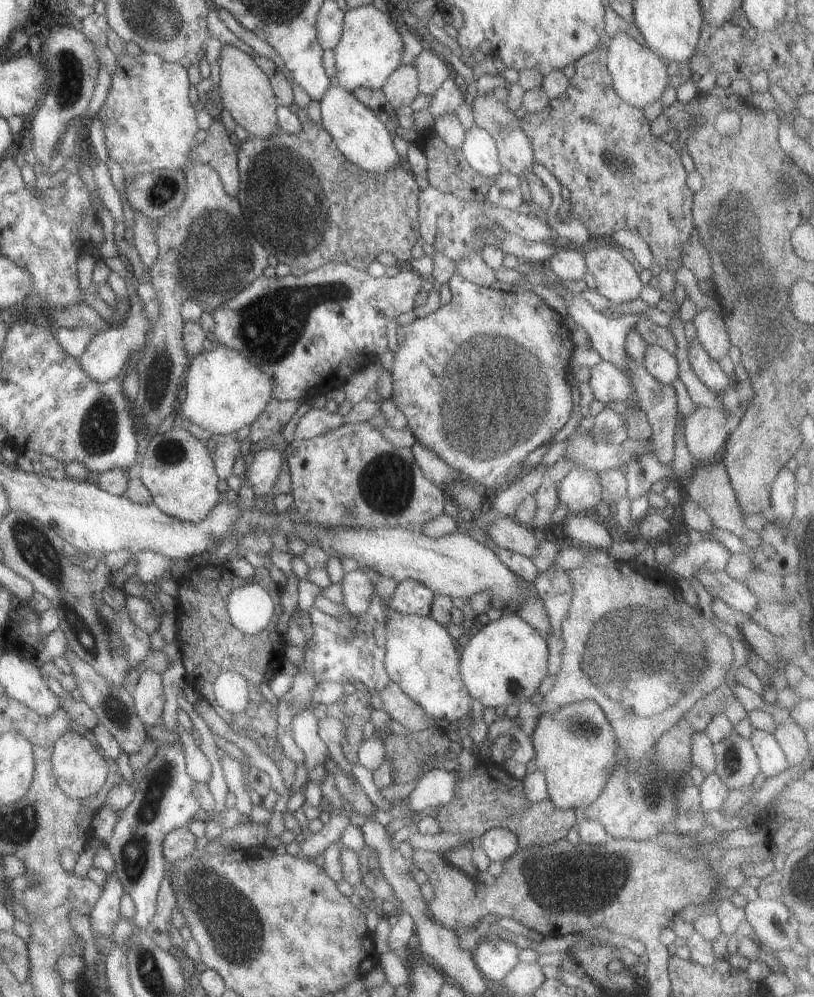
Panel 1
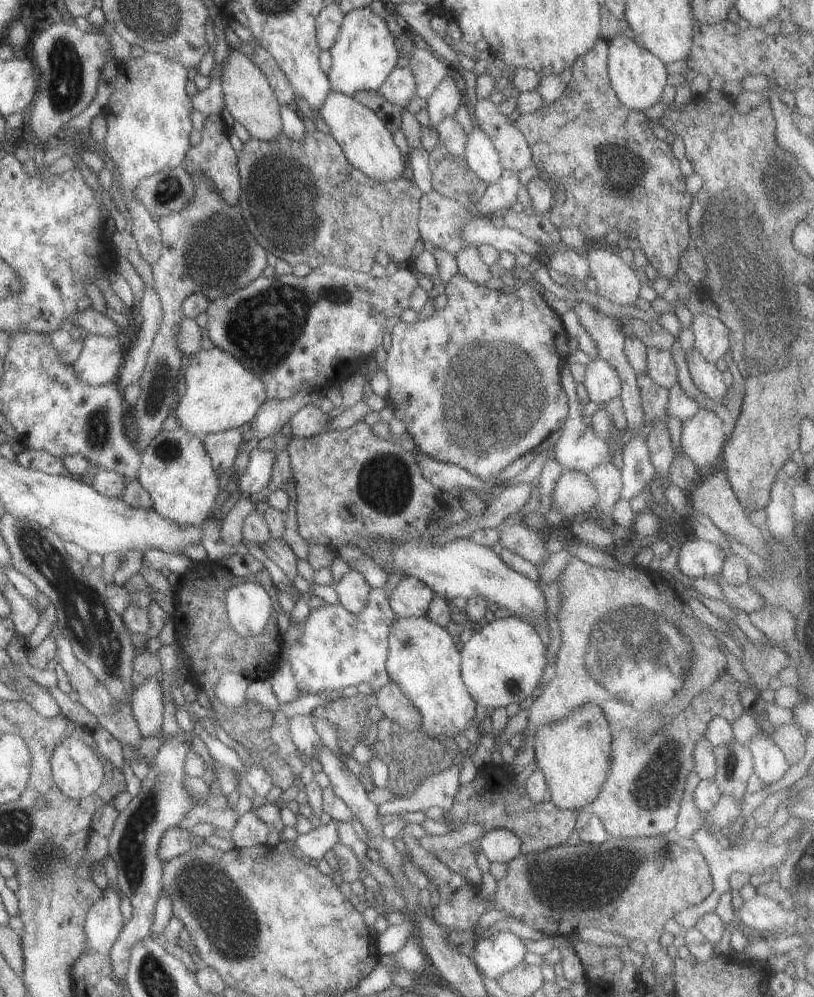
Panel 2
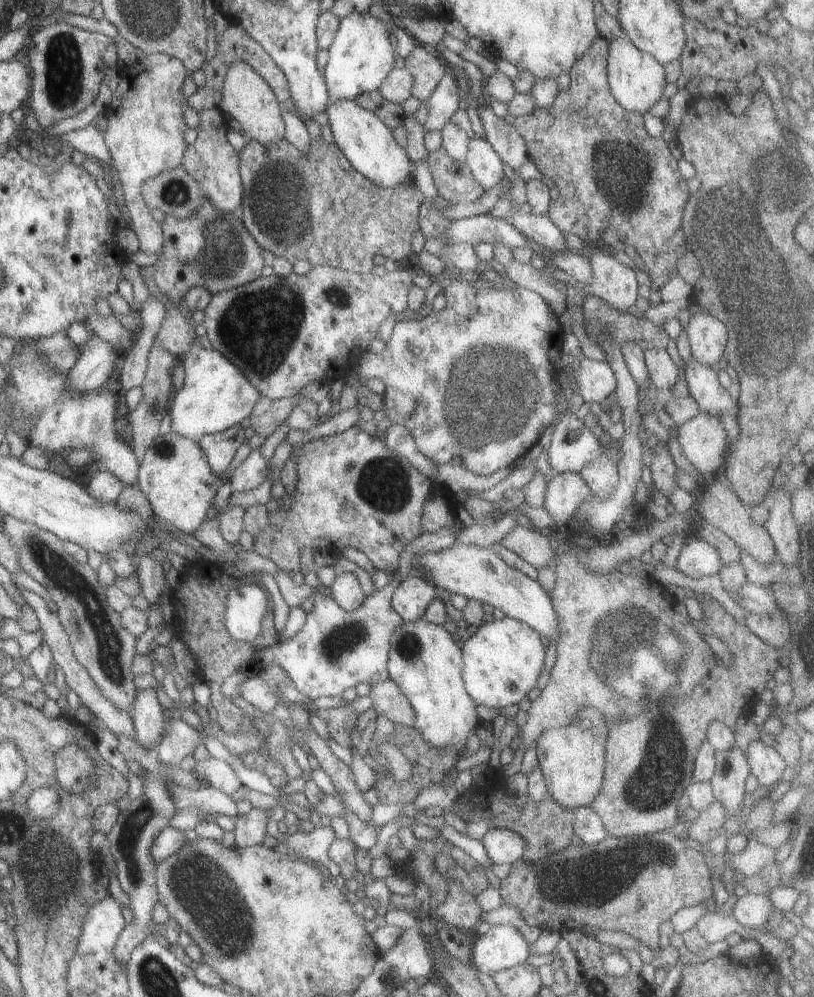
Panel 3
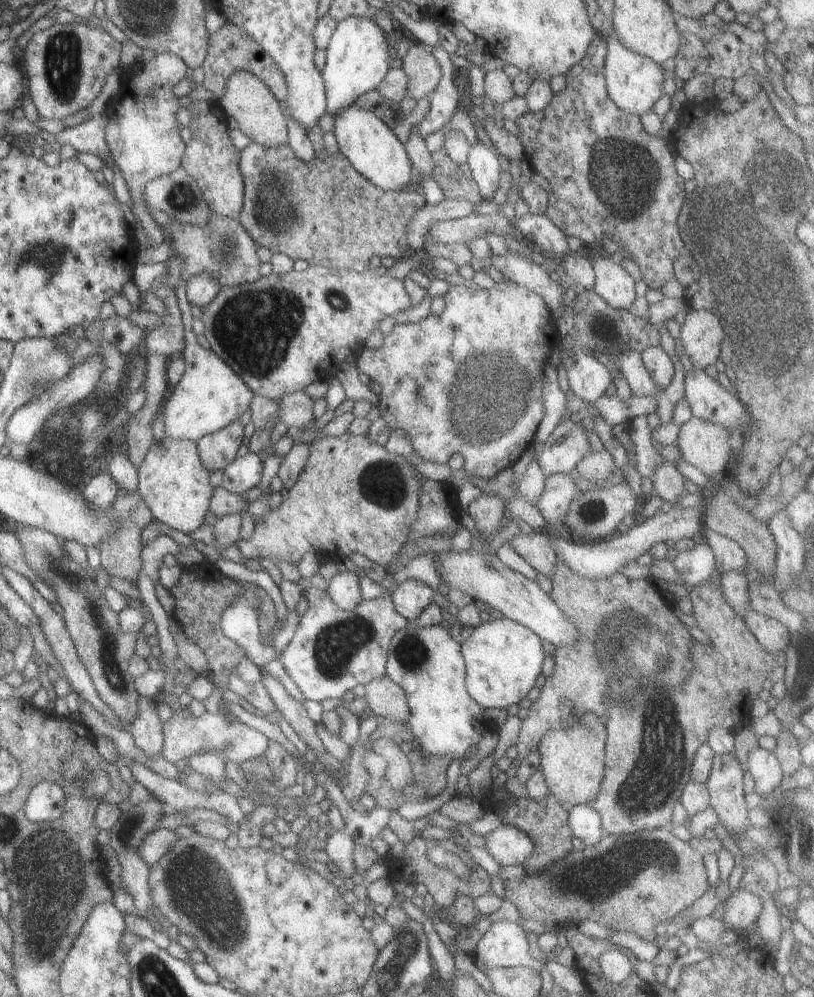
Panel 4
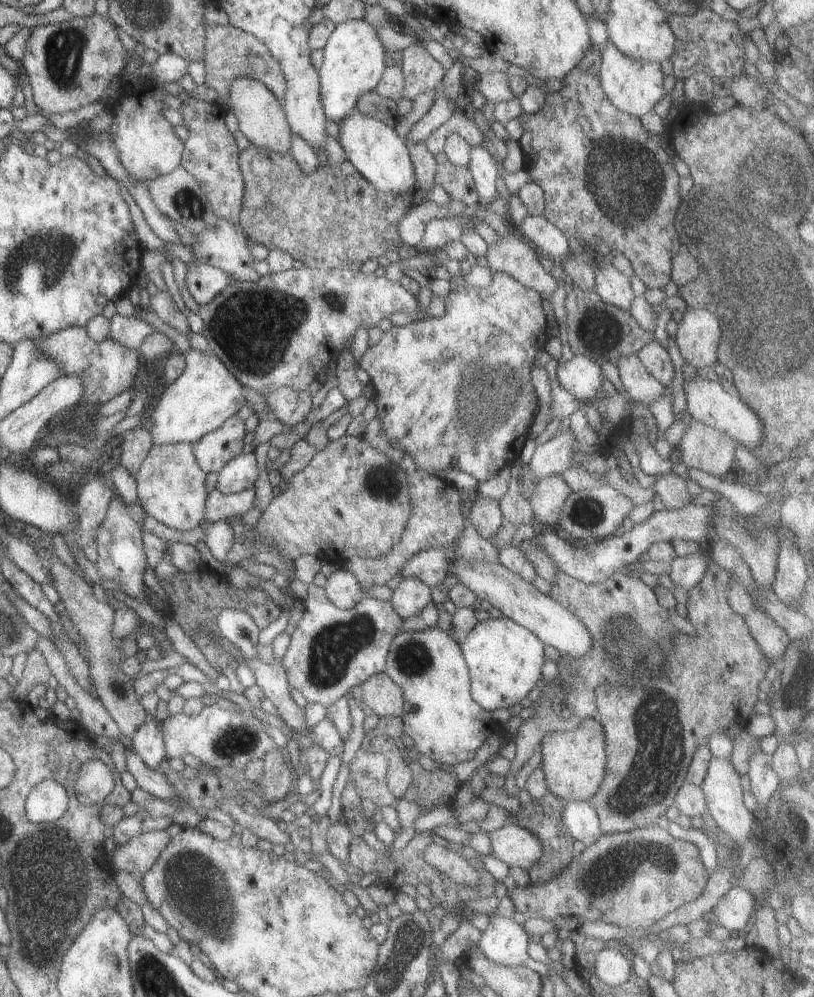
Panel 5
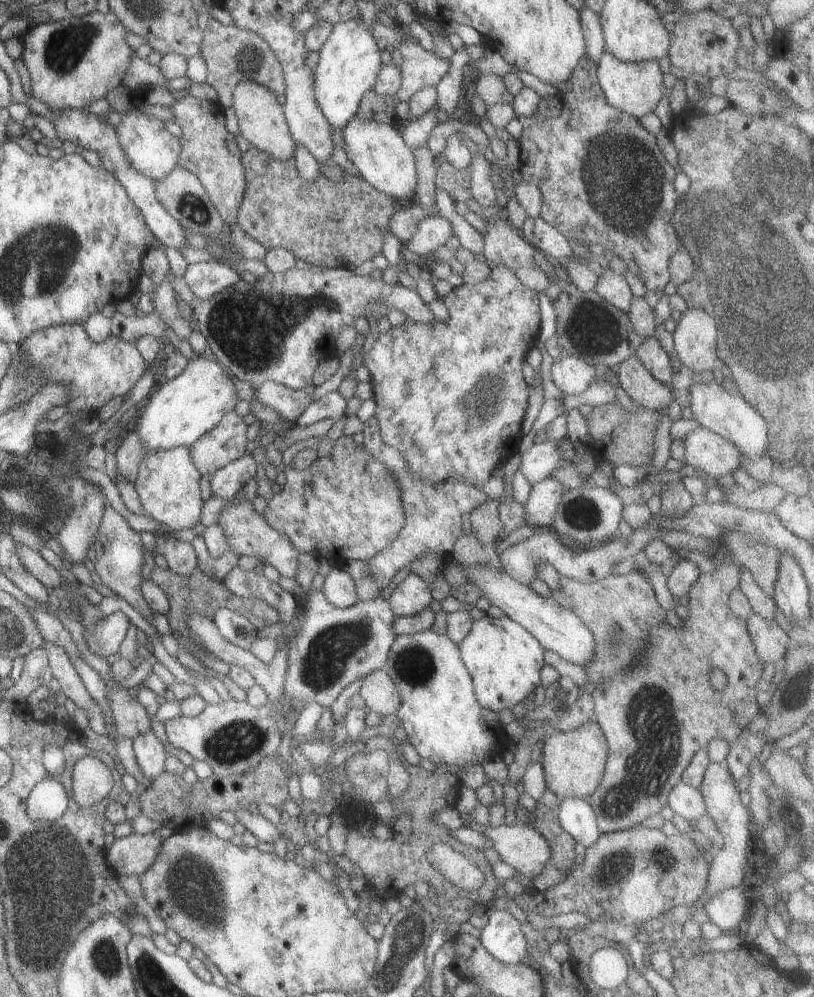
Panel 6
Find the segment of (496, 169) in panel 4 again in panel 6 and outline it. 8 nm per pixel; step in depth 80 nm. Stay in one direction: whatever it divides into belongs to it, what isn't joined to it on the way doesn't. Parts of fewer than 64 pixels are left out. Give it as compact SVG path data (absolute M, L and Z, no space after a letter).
M483 151L473 154L467 167L470 171L469 192L473 200L478 202L481 207L494 206L495 182L491 176L491 166L485 159Z

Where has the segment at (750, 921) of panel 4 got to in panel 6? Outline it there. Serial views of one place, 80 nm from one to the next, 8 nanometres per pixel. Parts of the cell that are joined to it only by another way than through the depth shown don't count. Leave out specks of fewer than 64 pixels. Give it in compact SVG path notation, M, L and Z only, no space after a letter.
M731 887L709 897L701 910L707 914L709 922L718 926L723 932L736 931L737 924L747 915L745 896L742 887Z

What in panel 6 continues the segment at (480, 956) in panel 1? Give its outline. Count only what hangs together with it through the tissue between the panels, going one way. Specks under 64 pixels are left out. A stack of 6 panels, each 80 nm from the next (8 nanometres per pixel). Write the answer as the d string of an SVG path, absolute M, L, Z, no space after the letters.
M488 905L481 909L487 916L487 924L479 934L479 942L489 956L503 964L525 962L528 944L519 929L520 922L508 912L495 910Z

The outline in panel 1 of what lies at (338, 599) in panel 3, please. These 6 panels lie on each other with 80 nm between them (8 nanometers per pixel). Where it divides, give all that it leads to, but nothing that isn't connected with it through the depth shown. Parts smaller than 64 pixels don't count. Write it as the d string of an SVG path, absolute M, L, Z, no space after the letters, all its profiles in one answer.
M358 569L343 574L339 582L341 604L349 615L359 615L365 612L374 592L374 585L369 580L365 570Z

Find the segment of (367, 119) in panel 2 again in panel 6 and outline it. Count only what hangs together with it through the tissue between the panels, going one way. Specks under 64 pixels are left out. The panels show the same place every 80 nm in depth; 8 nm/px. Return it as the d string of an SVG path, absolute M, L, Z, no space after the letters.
M353 115L347 124L341 129L343 150L349 162L357 169L358 176L361 177L369 186L372 186L380 193L386 194L394 200L411 202L416 187L416 170L412 148L407 146L401 138L397 126L378 123L377 121L366 121Z

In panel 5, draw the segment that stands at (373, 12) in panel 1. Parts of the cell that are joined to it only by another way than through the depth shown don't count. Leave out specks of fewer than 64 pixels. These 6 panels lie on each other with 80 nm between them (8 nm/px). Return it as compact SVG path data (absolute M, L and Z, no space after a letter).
M351 19L337 23L331 31L323 52L318 74L320 103L327 119L341 120L355 110L356 100L364 92L373 91L385 70L383 46L375 35L376 28L364 19Z

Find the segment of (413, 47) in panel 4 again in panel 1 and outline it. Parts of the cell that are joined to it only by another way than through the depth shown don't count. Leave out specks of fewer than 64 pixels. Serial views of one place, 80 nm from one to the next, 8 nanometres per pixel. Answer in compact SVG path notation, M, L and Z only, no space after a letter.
M426 46L412 66L417 74L417 92L424 96L432 96L445 79L452 77L452 70L444 59Z

